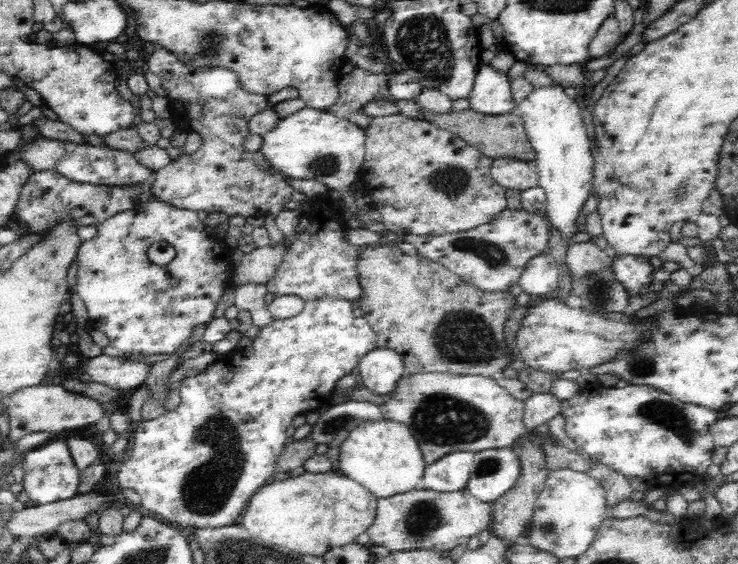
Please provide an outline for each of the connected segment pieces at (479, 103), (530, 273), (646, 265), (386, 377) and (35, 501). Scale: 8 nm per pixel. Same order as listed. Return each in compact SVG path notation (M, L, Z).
M483 63L476 74L469 101L473 111L488 116L513 114L518 109L510 81Z
M548 252L531 258L519 276L522 290L530 295L541 295L556 288L558 282L558 264Z
M614 255L611 260L611 267L616 271L616 277L626 285L628 292L634 296L652 296L652 302L662 300L654 292L654 266L650 255Z
M376 347L358 361L362 385L377 394L388 394L404 375L404 359L392 348Z
M64 440L45 442L23 453L19 461L24 468L23 490L28 495L30 506L68 500L80 495L81 470L73 460Z

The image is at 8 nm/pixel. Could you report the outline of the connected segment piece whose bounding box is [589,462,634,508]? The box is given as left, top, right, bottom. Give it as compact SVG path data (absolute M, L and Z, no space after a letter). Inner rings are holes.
M594 462L594 469L590 470L590 475L602 485L602 488L607 492L607 506L616 508L618 504L622 504L624 500L632 498L632 486L628 481L629 478L616 470L604 467L600 463Z

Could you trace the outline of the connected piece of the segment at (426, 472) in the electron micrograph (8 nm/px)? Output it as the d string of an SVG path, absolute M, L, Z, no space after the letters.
M456 450L426 464L423 470L424 489L452 492L467 486L474 453Z

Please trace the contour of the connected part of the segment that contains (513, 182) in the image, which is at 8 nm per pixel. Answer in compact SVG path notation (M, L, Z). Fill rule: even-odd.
M494 159L491 177L496 185L510 190L526 191L539 186L539 174L536 165L519 160Z

